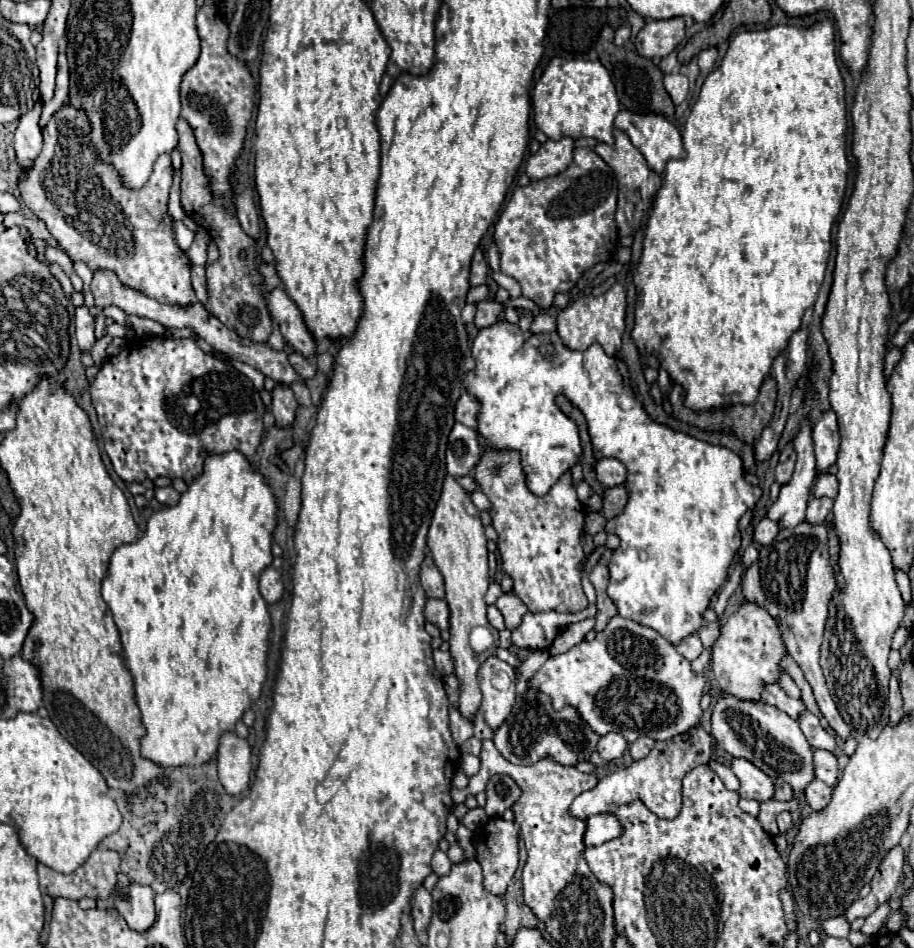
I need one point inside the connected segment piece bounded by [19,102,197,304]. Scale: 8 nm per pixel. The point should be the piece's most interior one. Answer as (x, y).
(96, 219)

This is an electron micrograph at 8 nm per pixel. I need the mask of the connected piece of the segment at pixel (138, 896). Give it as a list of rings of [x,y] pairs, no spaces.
[[[129,884],[115,894],[115,908],[135,932],[145,932],[155,922],[155,892],[143,884]]]

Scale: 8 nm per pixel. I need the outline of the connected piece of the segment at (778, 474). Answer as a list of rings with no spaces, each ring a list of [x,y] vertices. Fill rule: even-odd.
[[[787,444],[781,450],[779,464],[777,464],[777,470],[775,470],[775,480],[779,482],[779,486],[783,486],[783,484],[787,484],[791,480],[793,470],[795,470],[795,450],[793,450],[791,444]]]

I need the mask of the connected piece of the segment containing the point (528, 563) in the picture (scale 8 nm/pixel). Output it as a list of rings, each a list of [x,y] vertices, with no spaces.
[[[487,446],[473,478],[493,504],[489,514],[499,534],[501,564],[505,574],[513,578],[513,592],[523,604],[531,612],[581,612],[587,608],[579,570],[585,558],[581,550],[585,508],[571,486],[571,474],[563,474],[545,496],[535,496],[525,486],[519,456],[515,452],[495,452]]]

